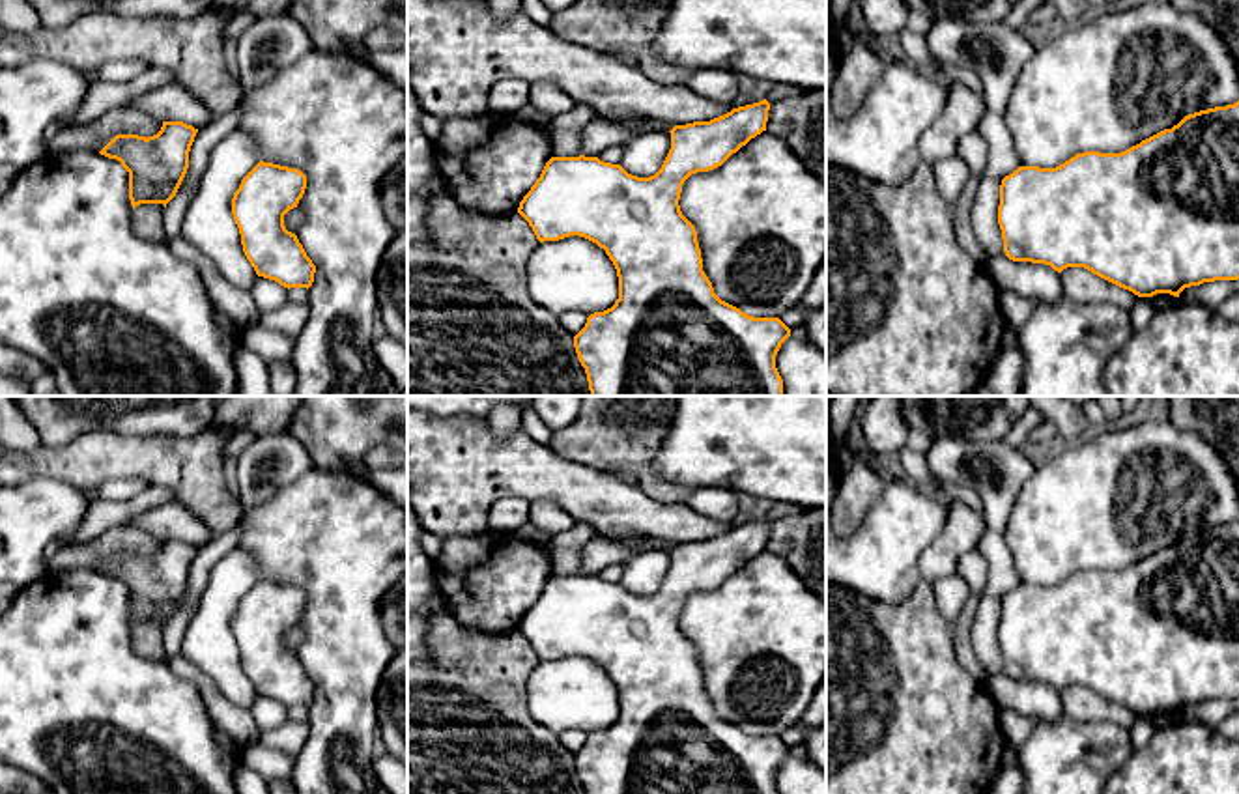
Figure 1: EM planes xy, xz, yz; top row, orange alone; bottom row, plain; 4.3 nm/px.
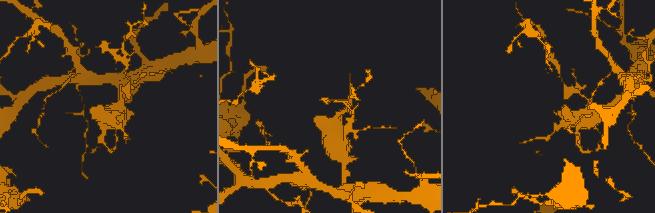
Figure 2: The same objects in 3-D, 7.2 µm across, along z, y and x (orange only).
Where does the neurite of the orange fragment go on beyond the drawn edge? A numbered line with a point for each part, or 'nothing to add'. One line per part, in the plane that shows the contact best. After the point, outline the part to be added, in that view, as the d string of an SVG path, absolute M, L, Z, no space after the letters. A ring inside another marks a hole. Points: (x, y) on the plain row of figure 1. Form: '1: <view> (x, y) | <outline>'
nothing to add

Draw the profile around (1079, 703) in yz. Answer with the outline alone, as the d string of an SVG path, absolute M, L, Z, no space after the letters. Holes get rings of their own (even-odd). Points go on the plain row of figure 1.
M1067 686L1060 691L1063 714L1076 721L1110 721L1131 729L1136 716L1132 710L1123 708L1084 686Z

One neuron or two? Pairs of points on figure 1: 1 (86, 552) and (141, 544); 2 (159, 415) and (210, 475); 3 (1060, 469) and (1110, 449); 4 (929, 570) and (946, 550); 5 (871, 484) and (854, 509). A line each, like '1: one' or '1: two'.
1: one
2: two
3: one
4: one
5: one

